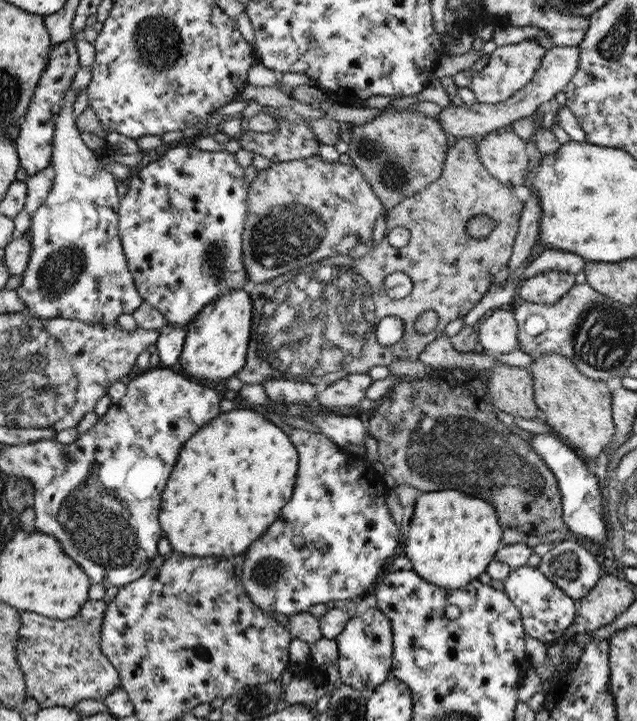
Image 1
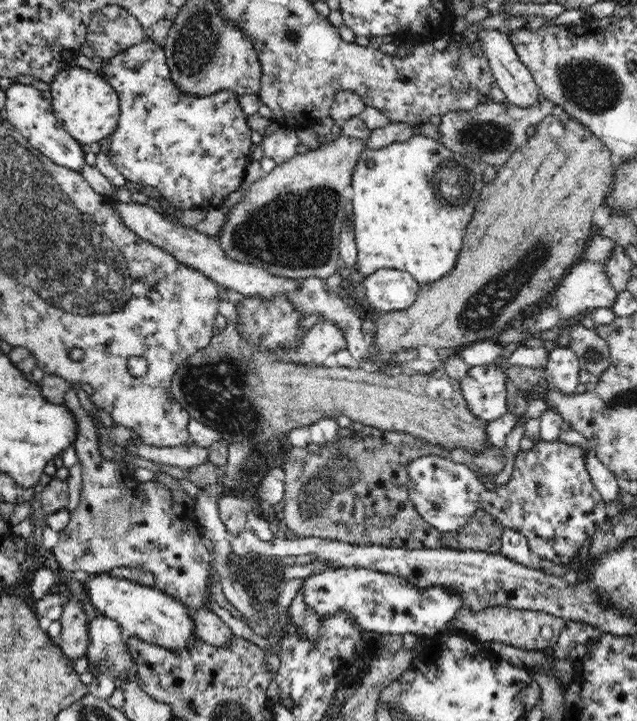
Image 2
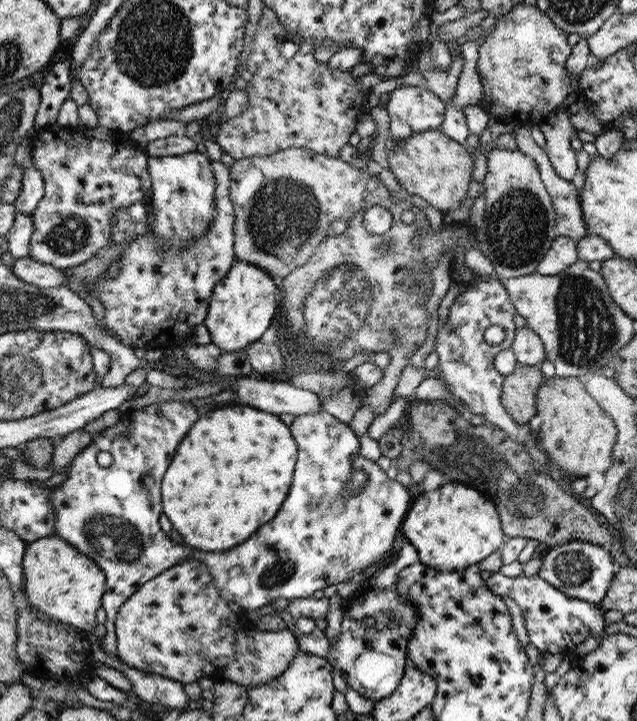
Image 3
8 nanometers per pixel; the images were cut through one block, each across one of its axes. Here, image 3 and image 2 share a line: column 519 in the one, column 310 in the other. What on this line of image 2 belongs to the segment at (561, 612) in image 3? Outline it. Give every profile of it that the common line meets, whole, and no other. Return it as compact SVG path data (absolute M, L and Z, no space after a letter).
M361 566L328 568L320 574L312 574L304 580L304 599L312 607L320 621L338 611L350 611L354 625L364 632L377 634L412 633L418 637L432 638L443 632L446 623L462 606L462 595L446 591L440 586L420 589L403 578L384 574Z

